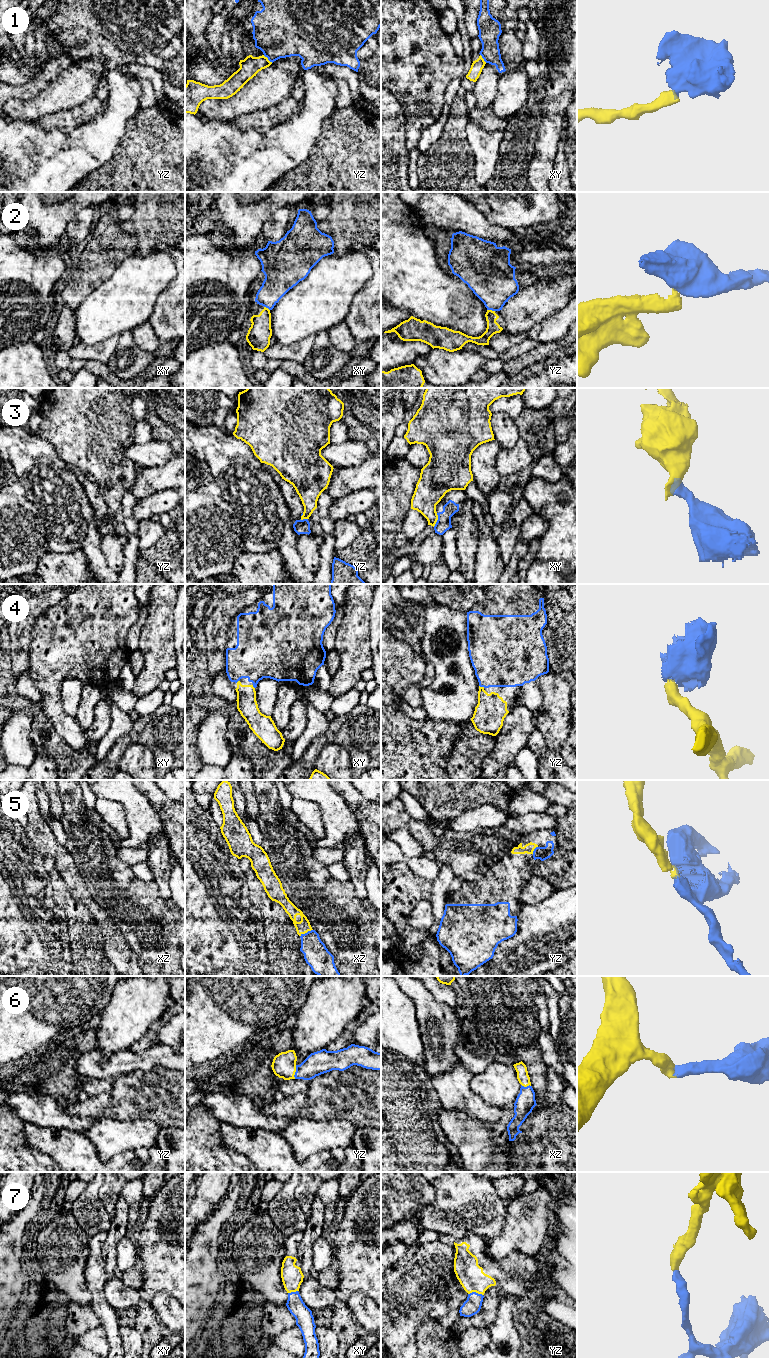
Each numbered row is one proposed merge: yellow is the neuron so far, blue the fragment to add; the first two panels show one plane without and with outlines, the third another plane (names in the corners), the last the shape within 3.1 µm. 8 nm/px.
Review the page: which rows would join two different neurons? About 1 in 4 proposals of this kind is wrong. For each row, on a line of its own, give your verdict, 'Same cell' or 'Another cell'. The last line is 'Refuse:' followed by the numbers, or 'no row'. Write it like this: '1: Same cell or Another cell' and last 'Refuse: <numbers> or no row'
1: Another cell
2: Another cell
3: Another cell
4: Same cell
5: Same cell
6: Same cell
7: Same cell
Refuse: 1, 2, 3

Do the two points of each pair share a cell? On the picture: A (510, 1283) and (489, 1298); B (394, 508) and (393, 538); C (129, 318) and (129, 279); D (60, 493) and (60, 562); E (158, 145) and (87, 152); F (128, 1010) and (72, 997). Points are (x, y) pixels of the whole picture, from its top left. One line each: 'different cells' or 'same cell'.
A: different cells
B: different cells
C: same cell
D: different cells
E: different cells
F: different cells

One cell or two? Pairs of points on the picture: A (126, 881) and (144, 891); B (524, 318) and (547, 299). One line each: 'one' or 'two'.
A: one
B: one

